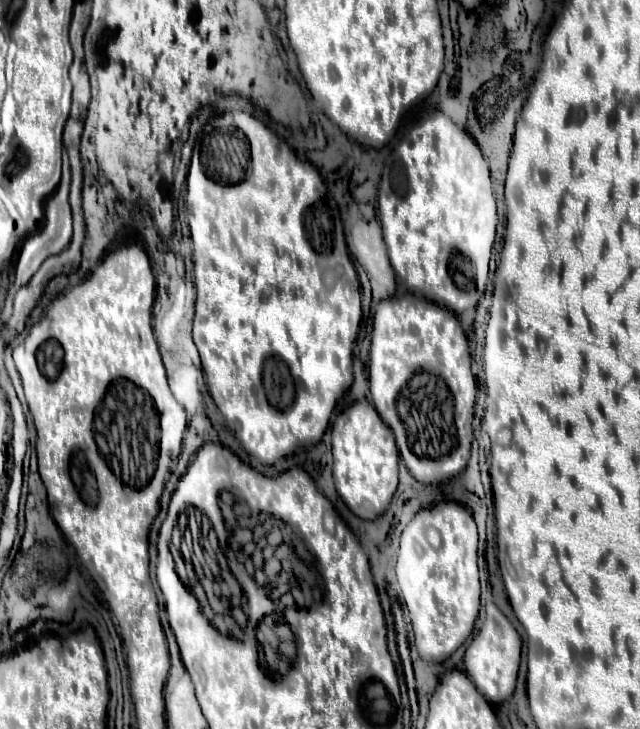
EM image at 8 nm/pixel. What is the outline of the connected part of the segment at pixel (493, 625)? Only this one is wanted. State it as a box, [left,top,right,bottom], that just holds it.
[463,602,521,704]

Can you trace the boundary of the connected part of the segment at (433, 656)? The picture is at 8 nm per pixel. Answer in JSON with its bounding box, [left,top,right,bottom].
[397,502,479,662]

